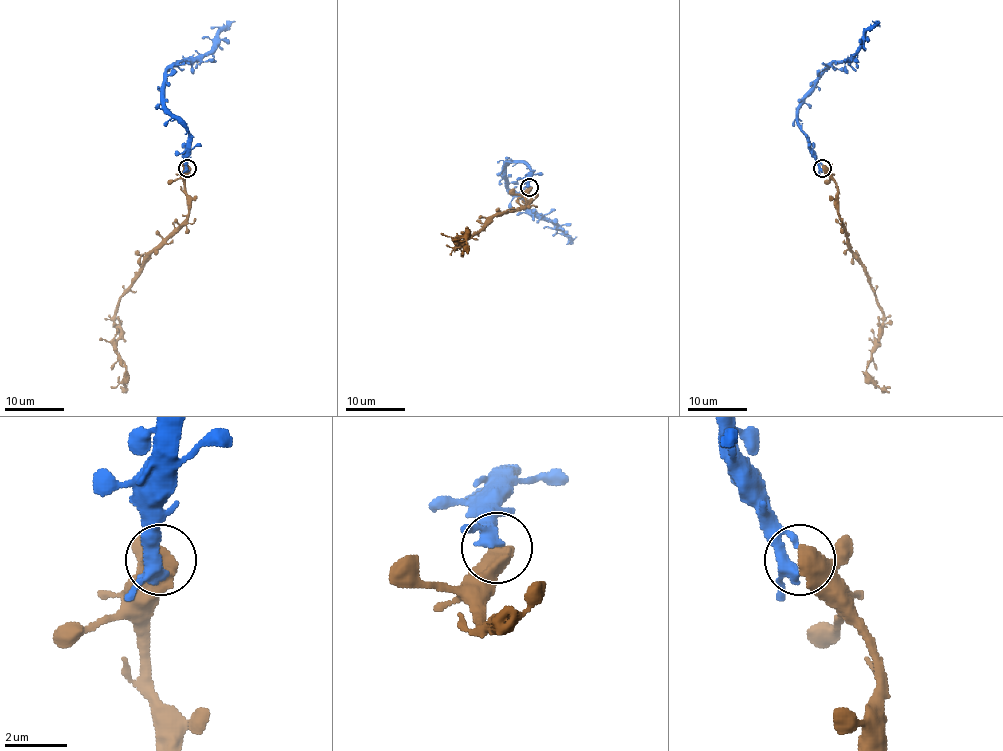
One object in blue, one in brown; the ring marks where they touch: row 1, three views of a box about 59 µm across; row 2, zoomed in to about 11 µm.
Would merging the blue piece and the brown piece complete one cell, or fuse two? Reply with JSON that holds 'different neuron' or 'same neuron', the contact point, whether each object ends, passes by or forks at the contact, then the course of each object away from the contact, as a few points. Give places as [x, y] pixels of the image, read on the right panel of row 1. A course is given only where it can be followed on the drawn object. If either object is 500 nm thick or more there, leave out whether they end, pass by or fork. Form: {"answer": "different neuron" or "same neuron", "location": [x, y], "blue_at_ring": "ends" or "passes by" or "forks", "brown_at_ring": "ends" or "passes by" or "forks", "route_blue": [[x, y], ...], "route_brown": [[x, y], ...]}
{"answer": "same neuron", "location": [822, 168], "route_blue": [[821, 169], [797, 121], [797, 109], [818, 75], [858, 48], [872, 22]], "route_brown": [[823, 167], [836, 185], [838, 216], [848, 247], [882, 313], [866, 374], [881, 387], [890, 385]]}

